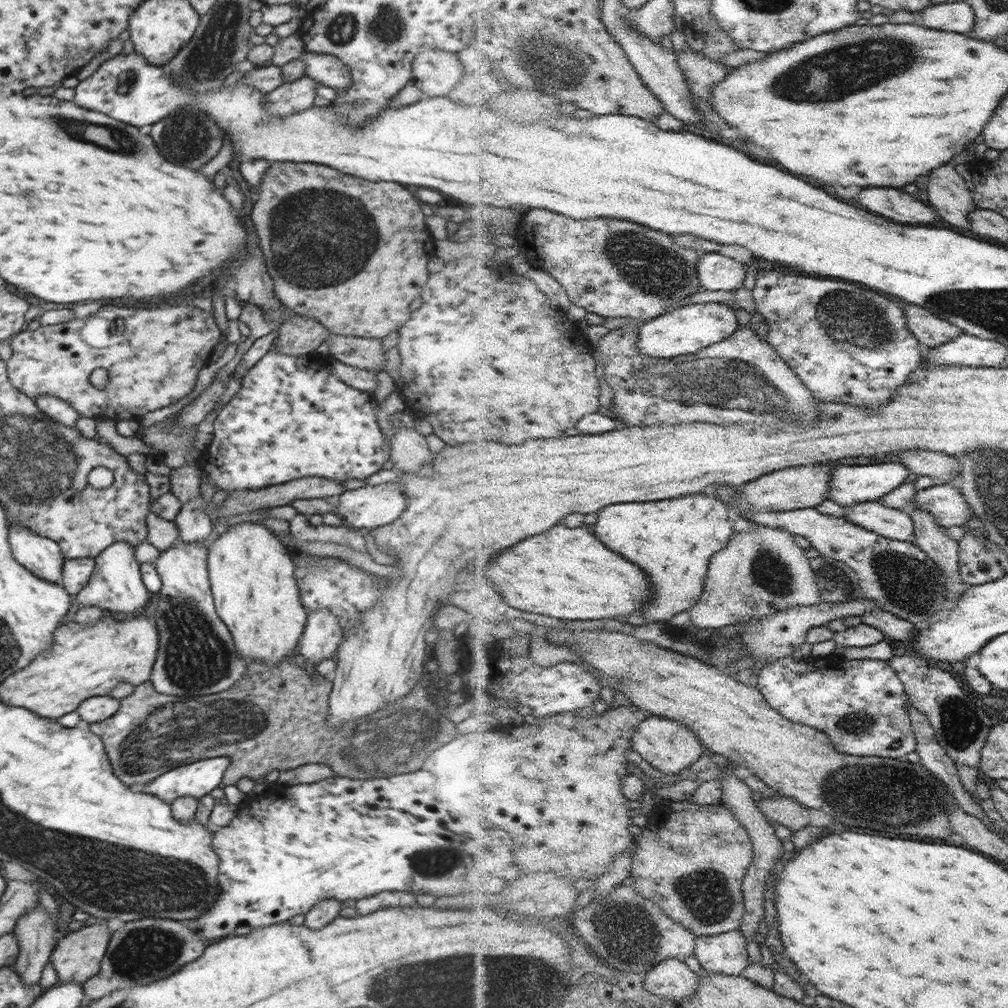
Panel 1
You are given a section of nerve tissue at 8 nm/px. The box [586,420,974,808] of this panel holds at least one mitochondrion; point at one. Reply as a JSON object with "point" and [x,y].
{"point":[910,584]}

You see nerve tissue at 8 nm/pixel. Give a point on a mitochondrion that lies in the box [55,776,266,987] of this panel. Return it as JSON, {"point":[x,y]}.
{"point":[151,949]}

